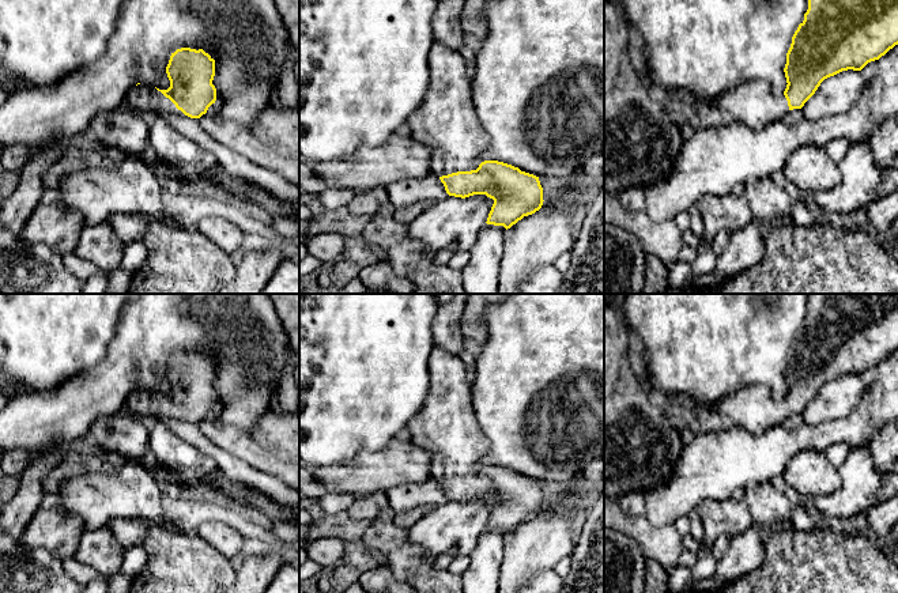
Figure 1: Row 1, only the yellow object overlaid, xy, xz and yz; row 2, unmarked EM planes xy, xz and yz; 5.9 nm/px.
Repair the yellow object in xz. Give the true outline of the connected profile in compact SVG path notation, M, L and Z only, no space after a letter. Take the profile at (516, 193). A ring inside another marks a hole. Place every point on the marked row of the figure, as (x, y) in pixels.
M434 42L429 53L429 87L422 103L407 118L411 137L431 148L430 173L435 174L449 196L469 197L486 194L494 200L487 224L503 226L506 230L532 215L543 205L543 188L539 177L518 167L498 162L482 160L490 137L478 120L472 105L472 78L463 56L450 48Z

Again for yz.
M808 0L804 20L792 37L784 68L786 88L774 94L763 80L742 83L724 92L713 103L727 112L733 121L751 129L784 120L789 110L801 109L820 83L842 71L861 71L898 45L898 0Z

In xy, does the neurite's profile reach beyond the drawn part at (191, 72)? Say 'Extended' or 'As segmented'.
Extended

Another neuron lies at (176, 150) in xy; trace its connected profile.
M165 117L150 118L148 147L165 163L184 177L195 177L214 170L216 156L174 129Z

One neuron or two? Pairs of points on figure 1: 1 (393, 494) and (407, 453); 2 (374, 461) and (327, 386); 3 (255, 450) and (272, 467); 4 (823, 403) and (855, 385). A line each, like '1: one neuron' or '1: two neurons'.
1: two neurons
2: two neurons
3: one neuron
4: one neuron

